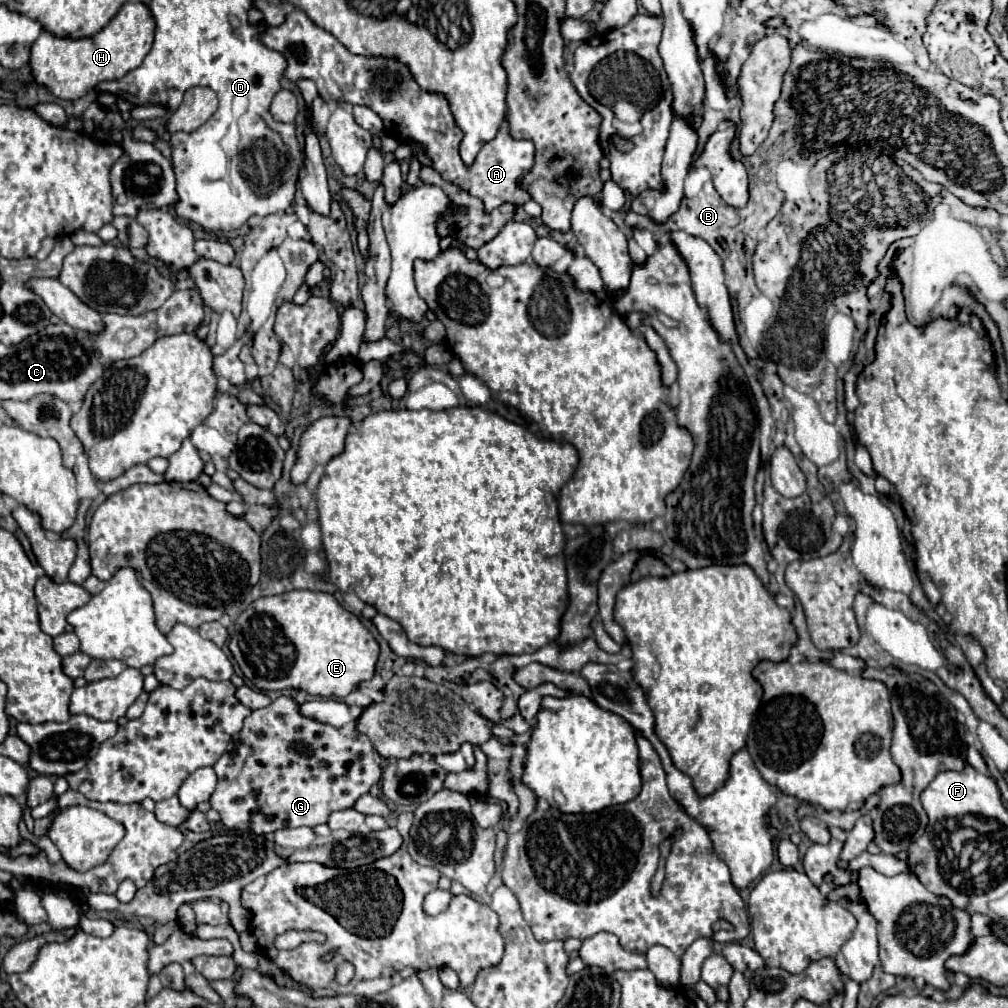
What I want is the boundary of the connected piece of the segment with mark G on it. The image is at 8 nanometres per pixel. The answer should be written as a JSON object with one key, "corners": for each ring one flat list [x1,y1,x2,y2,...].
{"corners":[[279,697,275,699,269,707,263,707,263,709,257,709,253,711,247,719,245,719,245,725,243,729,233,735,233,739,229,741,229,747,227,751,223,753,223,757,213,765,215,773,217,773,217,789,213,791,209,803,211,807,221,815,221,821,229,827,229,829,235,829,235,831,253,831,257,835,265,835,265,833,273,833,277,829,287,829,287,827,315,827,319,823,327,823,327,817,337,811,337,809,349,809,353,807,353,803,365,795,371,785,379,783,381,779,381,767,377,763,377,751,373,749,371,741,367,735,359,733,355,727,347,725,347,727,341,727,341,729,335,729,331,725,325,725,325,723,319,723,319,721,313,721,313,719,307,719,299,713,299,705,291,699,291,697]]}

